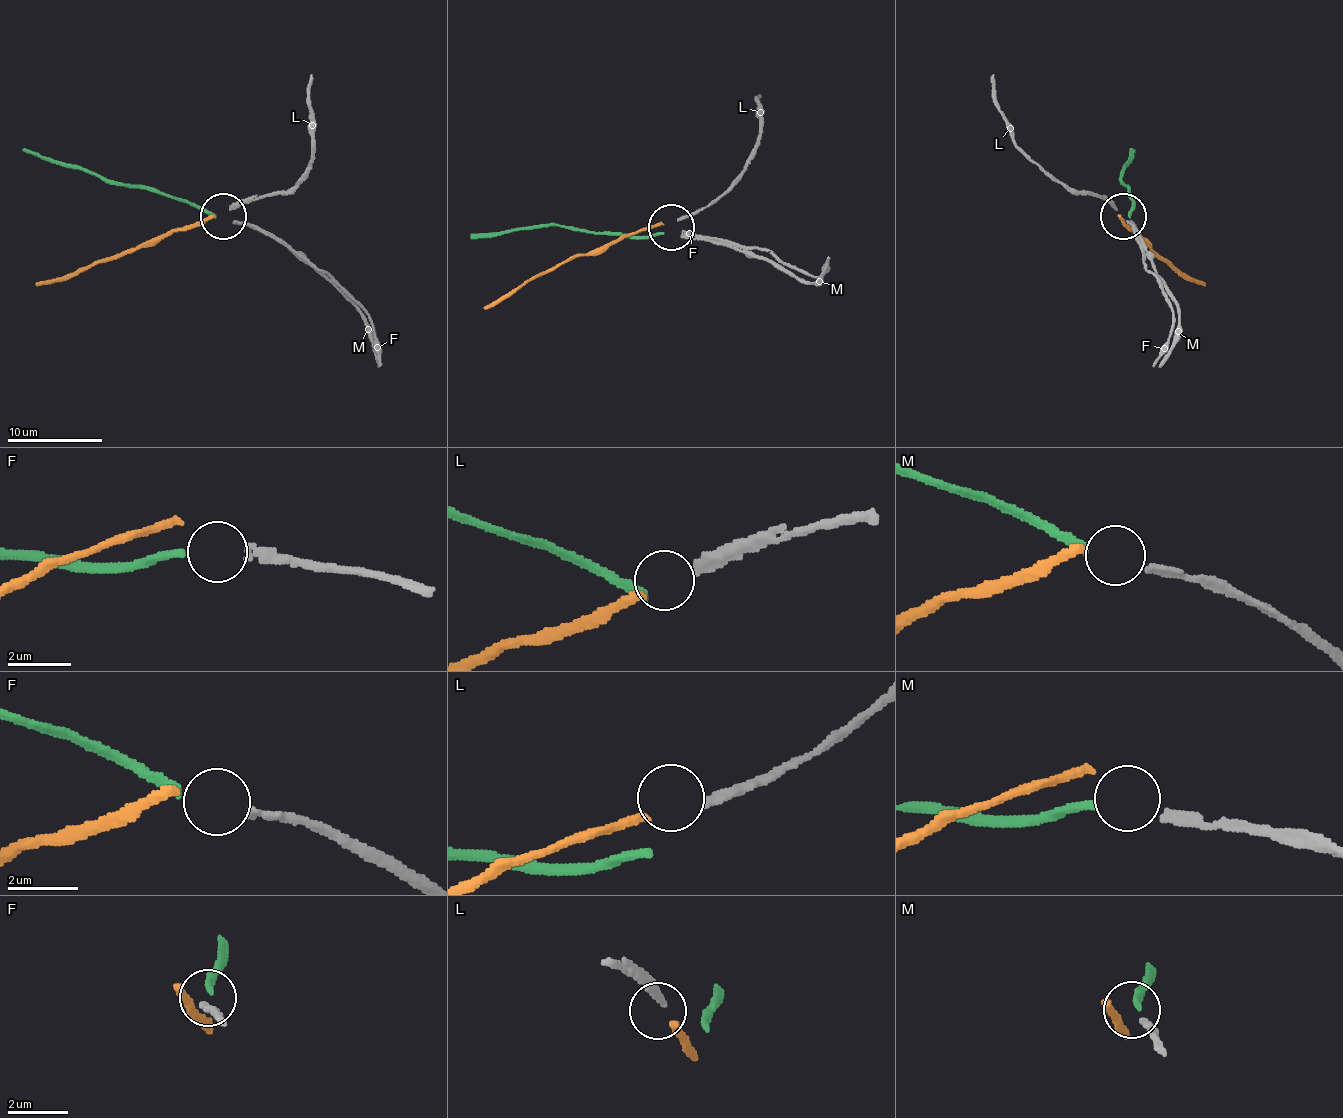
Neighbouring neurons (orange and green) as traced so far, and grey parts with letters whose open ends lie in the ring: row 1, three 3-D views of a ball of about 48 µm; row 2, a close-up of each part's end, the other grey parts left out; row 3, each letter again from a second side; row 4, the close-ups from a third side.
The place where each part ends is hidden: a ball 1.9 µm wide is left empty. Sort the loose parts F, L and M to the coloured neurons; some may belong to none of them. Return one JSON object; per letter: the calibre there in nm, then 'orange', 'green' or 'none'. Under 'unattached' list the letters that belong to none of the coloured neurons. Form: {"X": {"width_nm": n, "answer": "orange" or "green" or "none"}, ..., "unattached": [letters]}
{"F": {"width_nm": 260, "answer": "green"}, "L": {"width_nm": 280, "answer": "orange"}, "M": {"width_nm": 240, "answer": "none"}, "unattached": ["M"]}

